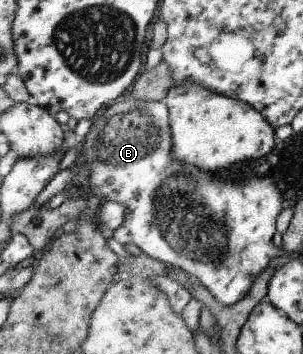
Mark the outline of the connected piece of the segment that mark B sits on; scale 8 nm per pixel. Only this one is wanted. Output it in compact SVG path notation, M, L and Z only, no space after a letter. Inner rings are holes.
M127 91L127 95L122 95L116 103L102 109L102 114L97 115L92 119L92 125L88 134L80 139L79 144L79 161L86 162L84 167L84 174L87 175L88 181L78 186L78 192L85 194L93 199L95 204L96 199L105 199L109 202L117 202L122 204L126 209L124 215L124 222L114 231L114 239L125 245L133 243L139 249L147 253L149 257L157 259L164 264L173 265L175 268L180 268L189 276L197 279L208 291L218 299L219 302L226 306L237 303L249 291L253 285L254 279L267 269L267 264L275 255L281 255L281 248L275 247L271 239L276 232L276 219L280 217L284 201L284 195L279 187L276 186L276 181L272 180L269 176L265 177L245 177L239 183L233 183L229 179L221 179L220 174L213 172L206 172L200 170L194 165L187 165L174 158L172 154L173 137L171 129L171 119L169 118L169 107L164 100L142 100L135 94L135 91Z

